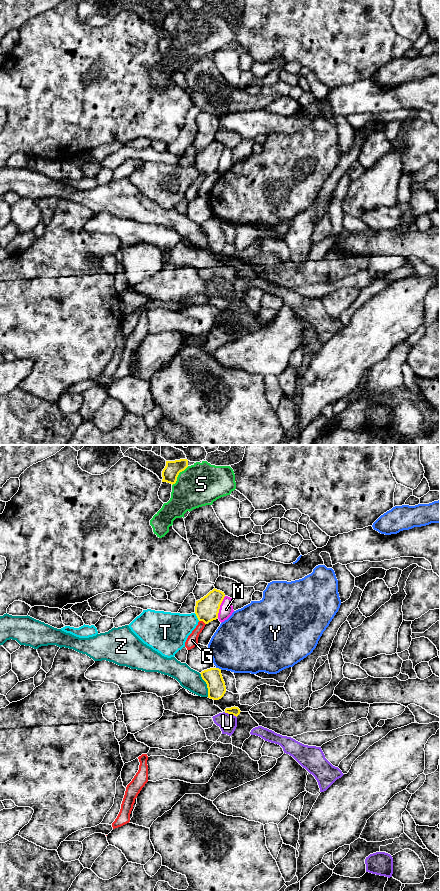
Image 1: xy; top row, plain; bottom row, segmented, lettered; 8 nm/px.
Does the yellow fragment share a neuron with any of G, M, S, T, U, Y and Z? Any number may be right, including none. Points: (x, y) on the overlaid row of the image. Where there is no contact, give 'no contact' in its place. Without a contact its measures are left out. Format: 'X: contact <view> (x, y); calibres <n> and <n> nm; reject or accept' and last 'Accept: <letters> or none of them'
G: contact xy (202, 620); calibres 190 and 90 nm; reject
M: contact xy (219, 607); calibres 190 and 110 nm; reject
S: contact xy (178, 474); calibres 130 and 340 nm; reject
T: contact xy (197, 617); calibres 190 and 300 nm; reject
U: contact xy (230, 713); calibres 70 and 140 nm; reject
Y: contact xy (218, 668); calibres 140 and 440 nm; reject
Z: contact xy (207, 685); calibres 140 and 160 nm; reject
Accept: none of them

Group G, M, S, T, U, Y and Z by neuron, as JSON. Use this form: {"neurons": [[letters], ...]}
{"neurons": [["G"], ["M"], ["S"], ["T"], ["U"], ["Y"], ["Z"]]}

